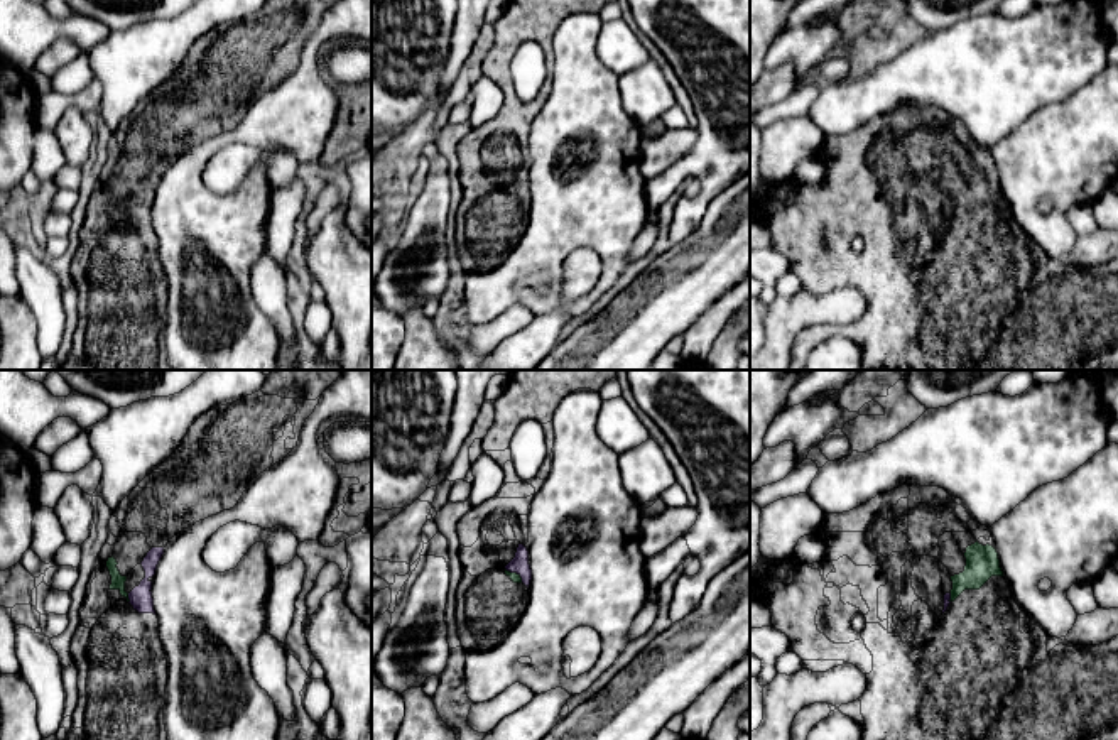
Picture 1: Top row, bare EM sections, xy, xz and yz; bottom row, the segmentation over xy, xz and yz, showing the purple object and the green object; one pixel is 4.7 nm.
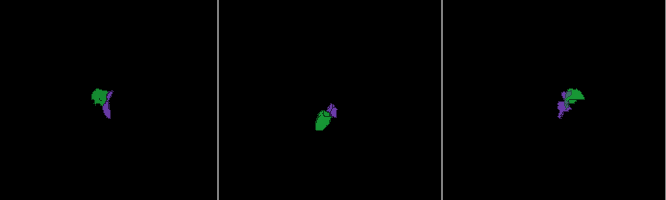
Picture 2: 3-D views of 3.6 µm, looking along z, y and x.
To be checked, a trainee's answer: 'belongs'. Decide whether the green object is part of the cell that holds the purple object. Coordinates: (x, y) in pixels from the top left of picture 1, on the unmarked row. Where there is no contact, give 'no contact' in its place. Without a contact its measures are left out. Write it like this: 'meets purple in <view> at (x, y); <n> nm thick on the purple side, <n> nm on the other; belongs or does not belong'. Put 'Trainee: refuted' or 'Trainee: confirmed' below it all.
meets purple in xy at (129, 220); 110 nm thick on the purple side, 60 nm on the other; belongs
Trainee: confirmed

